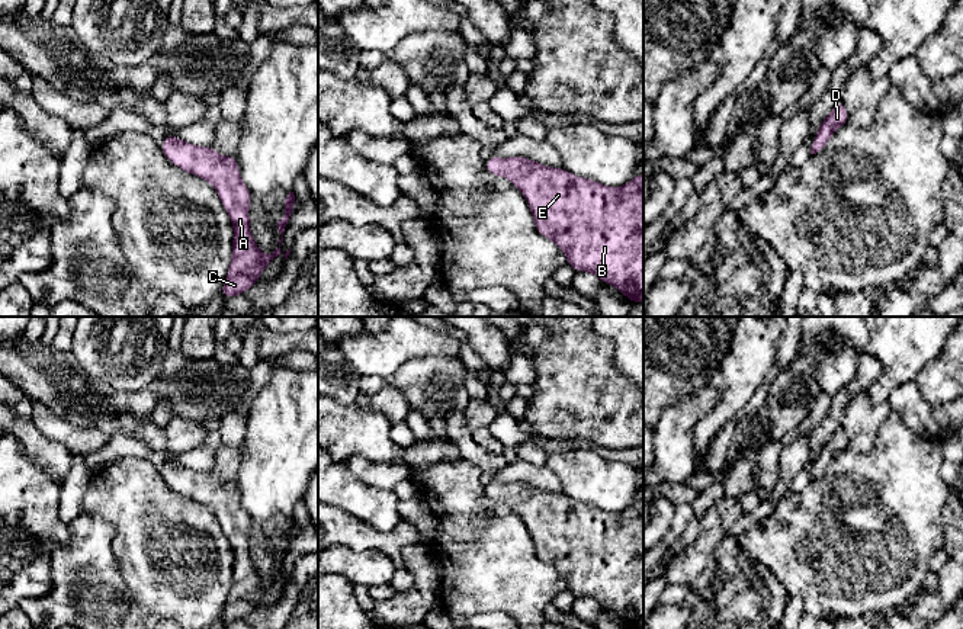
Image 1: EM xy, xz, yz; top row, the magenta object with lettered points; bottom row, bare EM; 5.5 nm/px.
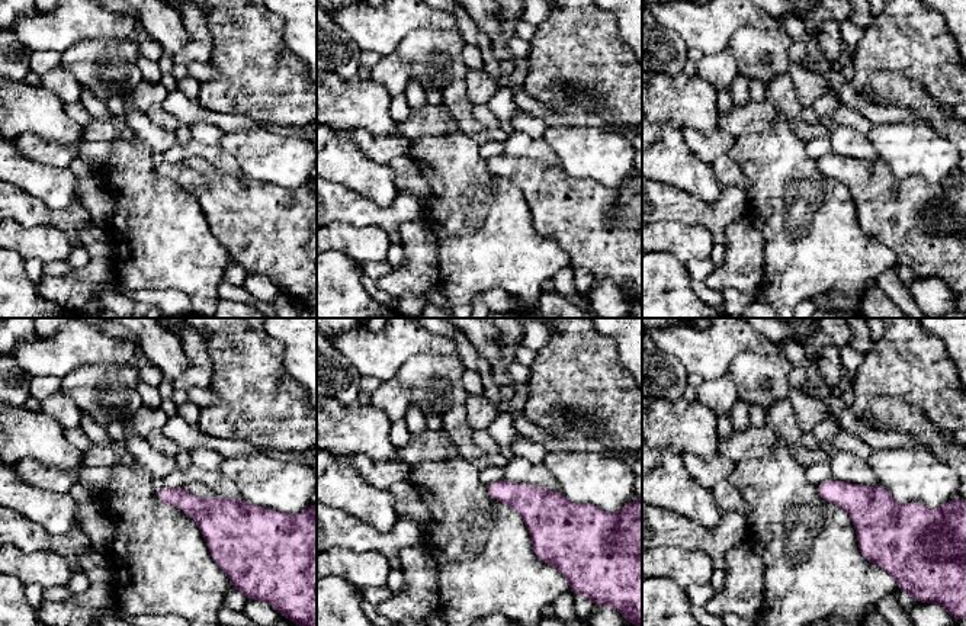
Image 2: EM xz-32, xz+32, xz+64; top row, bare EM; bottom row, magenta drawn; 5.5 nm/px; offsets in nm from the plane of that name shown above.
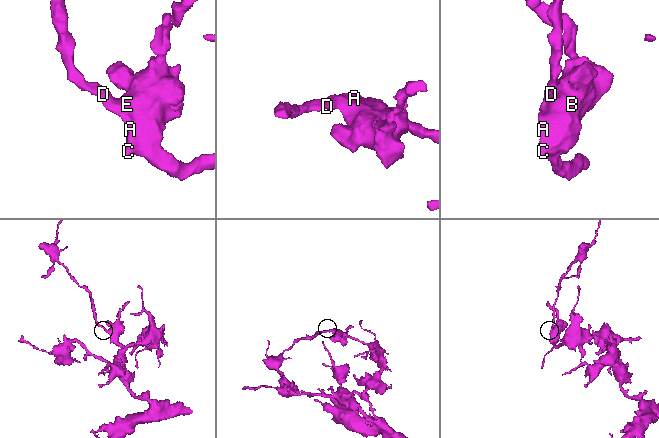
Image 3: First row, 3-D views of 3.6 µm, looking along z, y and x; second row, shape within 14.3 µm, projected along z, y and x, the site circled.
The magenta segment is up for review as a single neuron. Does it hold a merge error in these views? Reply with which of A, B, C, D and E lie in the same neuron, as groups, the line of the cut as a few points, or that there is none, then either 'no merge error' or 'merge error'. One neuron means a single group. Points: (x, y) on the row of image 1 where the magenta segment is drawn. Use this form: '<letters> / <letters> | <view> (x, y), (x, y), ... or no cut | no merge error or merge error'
A B C D E | no cut | no merge error

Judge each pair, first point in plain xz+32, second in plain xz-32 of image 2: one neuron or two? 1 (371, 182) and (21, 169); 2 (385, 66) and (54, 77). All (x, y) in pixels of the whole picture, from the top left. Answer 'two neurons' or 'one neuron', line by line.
1: one neuron
2: one neuron

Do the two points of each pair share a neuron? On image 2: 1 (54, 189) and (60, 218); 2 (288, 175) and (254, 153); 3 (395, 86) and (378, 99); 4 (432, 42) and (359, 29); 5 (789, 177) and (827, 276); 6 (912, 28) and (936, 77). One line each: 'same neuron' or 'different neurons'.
1: different neurons
2: same neuron
3: different neurons
4: different neurons
5: same neuron
6: same neuron

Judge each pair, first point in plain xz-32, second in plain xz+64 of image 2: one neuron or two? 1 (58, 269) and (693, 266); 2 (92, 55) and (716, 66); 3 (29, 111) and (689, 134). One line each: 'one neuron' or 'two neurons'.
1: one neuron
2: two neurons
3: two neurons

